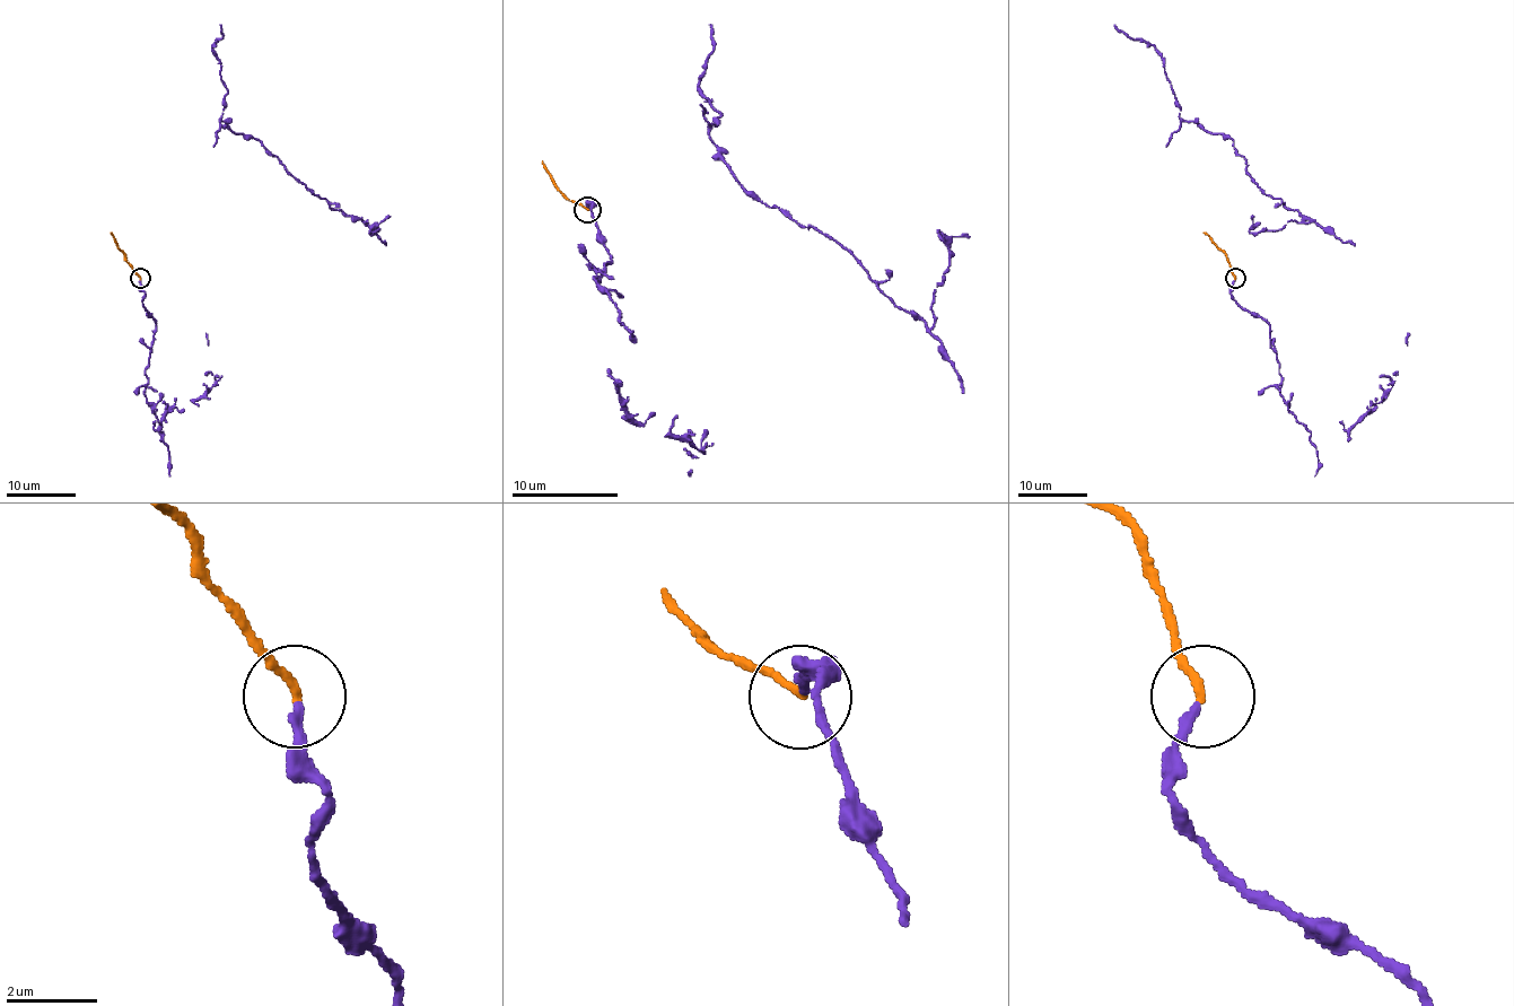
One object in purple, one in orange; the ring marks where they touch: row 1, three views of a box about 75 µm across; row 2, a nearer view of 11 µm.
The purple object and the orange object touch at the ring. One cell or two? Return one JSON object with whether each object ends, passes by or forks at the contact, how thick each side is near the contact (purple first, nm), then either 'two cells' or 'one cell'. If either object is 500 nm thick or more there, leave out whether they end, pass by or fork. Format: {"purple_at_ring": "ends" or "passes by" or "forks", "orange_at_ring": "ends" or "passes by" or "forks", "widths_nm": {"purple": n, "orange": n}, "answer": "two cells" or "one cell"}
{"purple_at_ring": "ends", "orange_at_ring": "ends", "widths_nm": {"purple": 180, "orange": 170}, "answer": "one cell"}

